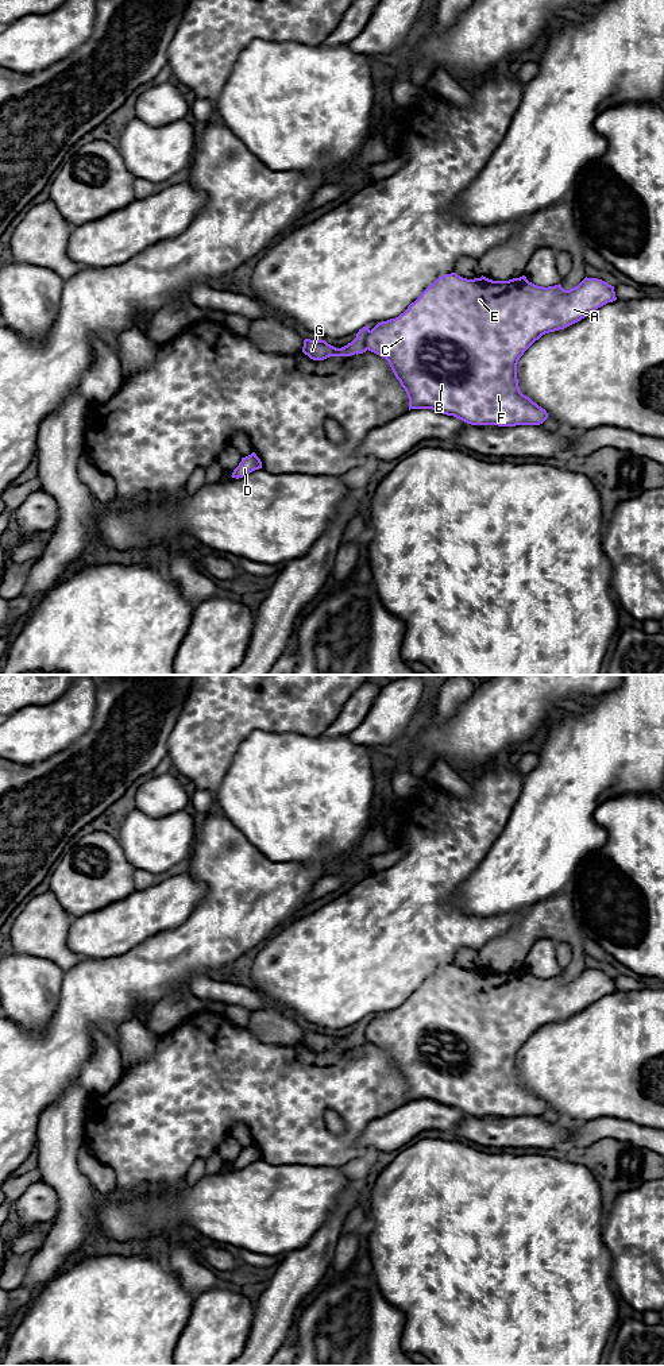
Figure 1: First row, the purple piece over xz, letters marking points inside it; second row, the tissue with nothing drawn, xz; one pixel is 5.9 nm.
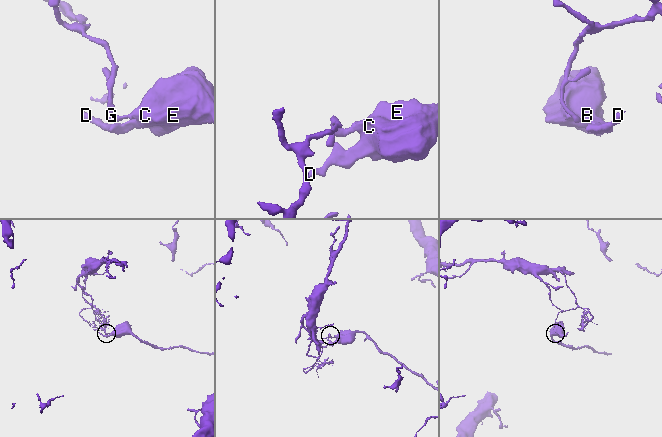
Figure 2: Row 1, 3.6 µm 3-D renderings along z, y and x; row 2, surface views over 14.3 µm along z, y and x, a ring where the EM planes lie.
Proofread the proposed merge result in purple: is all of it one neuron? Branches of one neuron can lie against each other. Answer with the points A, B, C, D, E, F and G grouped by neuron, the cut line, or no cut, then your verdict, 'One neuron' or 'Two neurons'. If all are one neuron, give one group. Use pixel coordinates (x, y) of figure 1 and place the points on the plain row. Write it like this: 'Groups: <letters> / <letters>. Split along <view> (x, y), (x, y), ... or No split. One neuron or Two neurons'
Groups: A B C D E F / G. Split along xz (370, 1022), (366, 1027), (366, 1040). Two neurons

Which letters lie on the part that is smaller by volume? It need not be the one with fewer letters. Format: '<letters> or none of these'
A, B, C, D, E, F

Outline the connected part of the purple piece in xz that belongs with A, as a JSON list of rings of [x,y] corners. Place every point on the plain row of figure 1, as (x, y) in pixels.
[[[451,964],[439,968],[398,1008],[378,1014],[366,1027],[366,1037],[368,1042],[385,1049],[389,1053],[395,1069],[399,1072],[401,1077],[405,1080],[408,1085],[409,1101],[432,1100],[447,1107],[453,1107],[471,1116],[498,1116],[498,1118],[540,1116],[548,1110],[548,1104],[545,1100],[533,1093],[529,1088],[521,1084],[517,1070],[517,1056],[520,1049],[543,1026],[564,1020],[587,1008],[598,999],[615,991],[617,988],[614,977],[598,969],[586,968],[578,977],[565,981],[561,979],[560,975],[548,979],[537,977],[529,973],[525,966],[509,972],[493,972],[483,966],[480,969],[467,971],[458,966],[456,964]]]

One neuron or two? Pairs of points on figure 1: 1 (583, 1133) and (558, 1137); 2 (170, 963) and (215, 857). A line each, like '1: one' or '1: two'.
1: two
2: one

